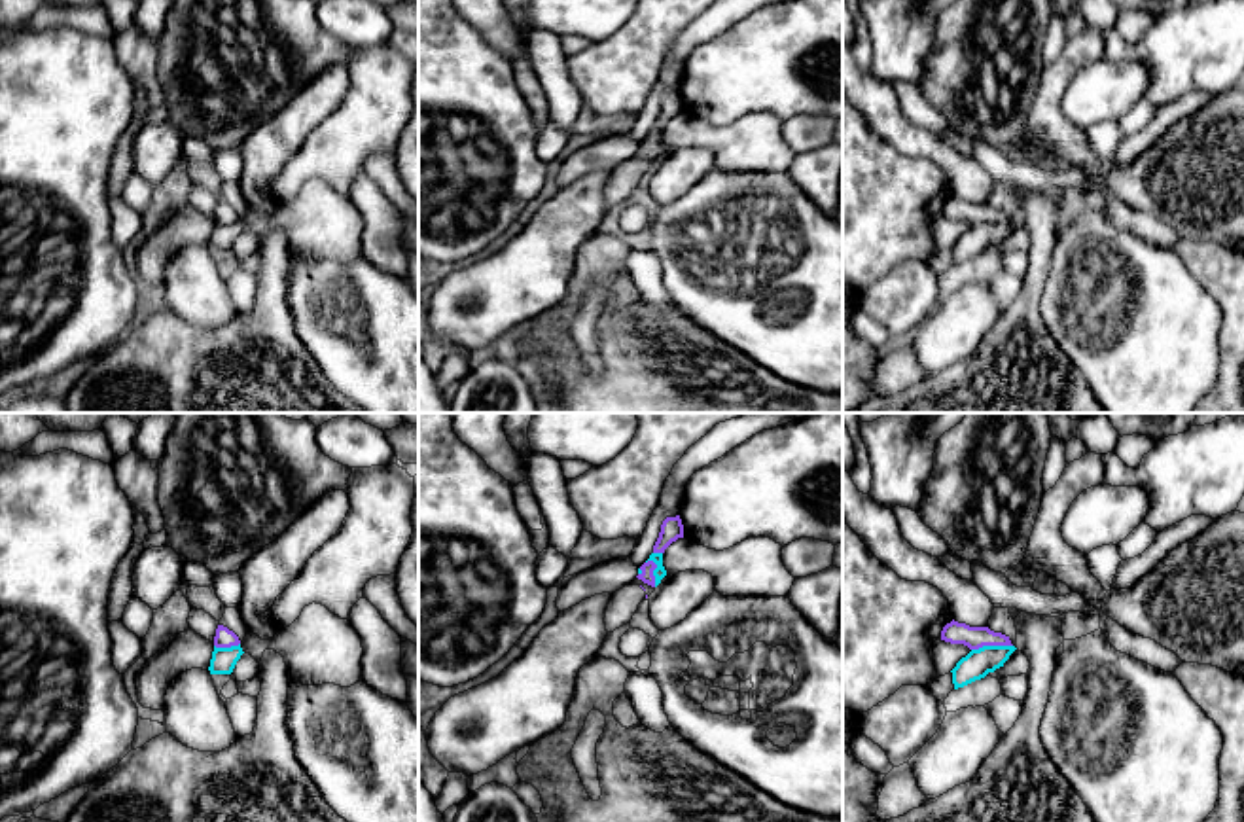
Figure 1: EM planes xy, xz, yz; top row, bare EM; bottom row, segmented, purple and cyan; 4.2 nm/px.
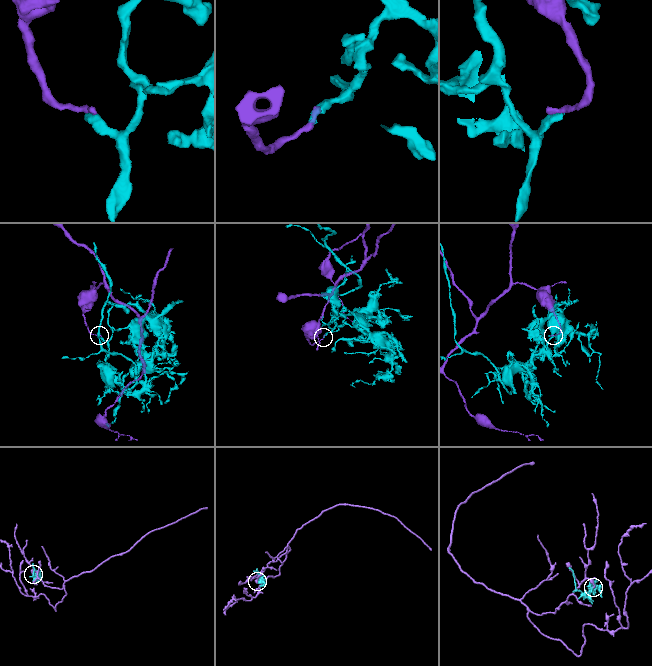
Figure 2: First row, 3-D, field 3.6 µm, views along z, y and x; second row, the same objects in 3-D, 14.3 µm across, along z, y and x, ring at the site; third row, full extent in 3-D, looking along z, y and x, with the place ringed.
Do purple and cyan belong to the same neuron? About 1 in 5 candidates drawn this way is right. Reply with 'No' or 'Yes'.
No

